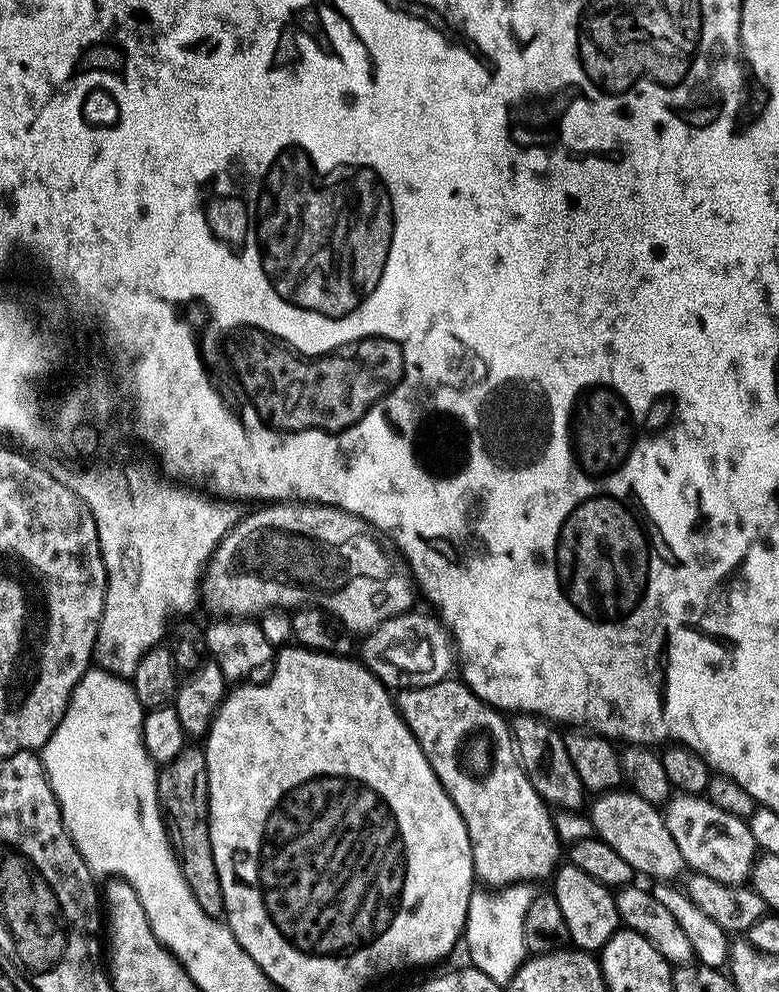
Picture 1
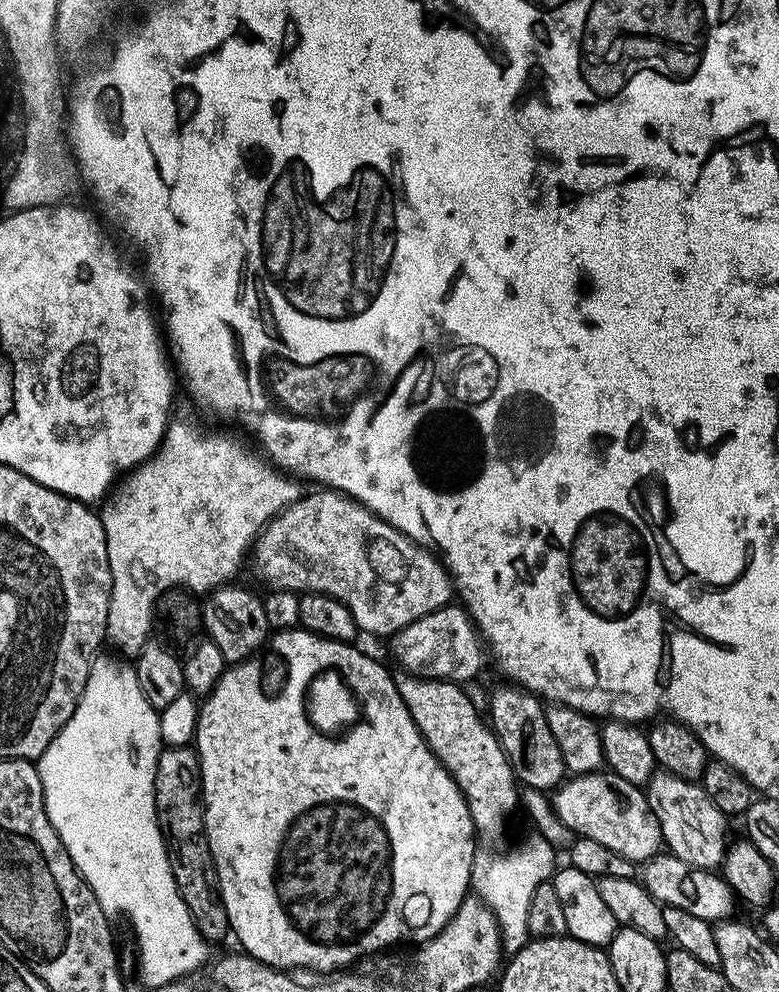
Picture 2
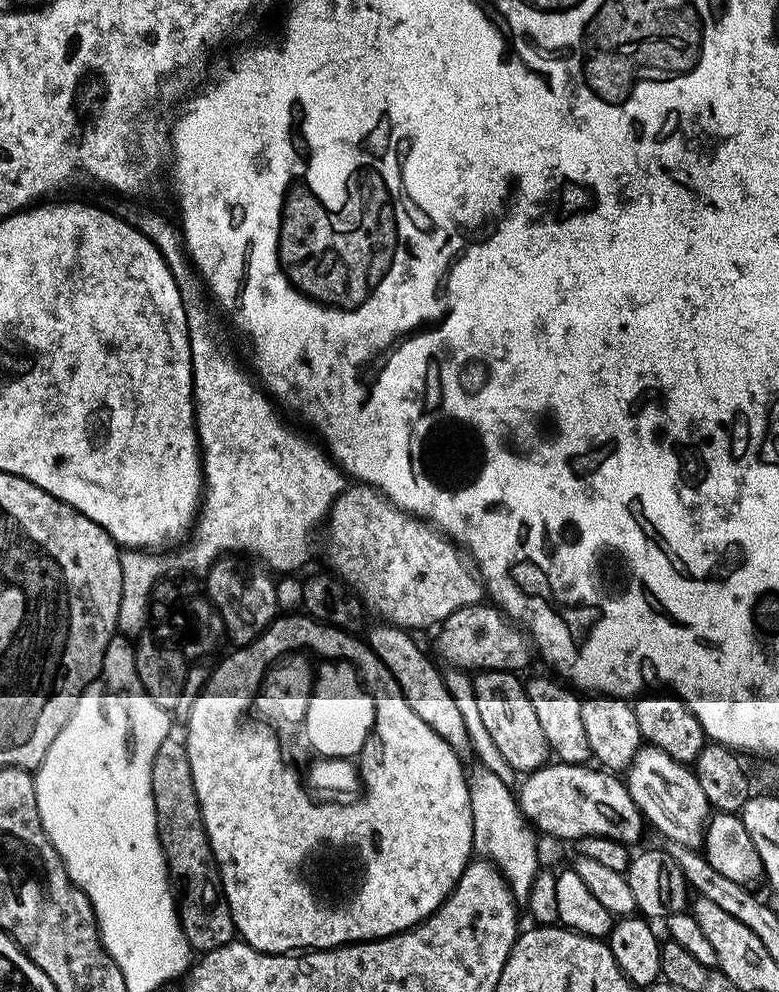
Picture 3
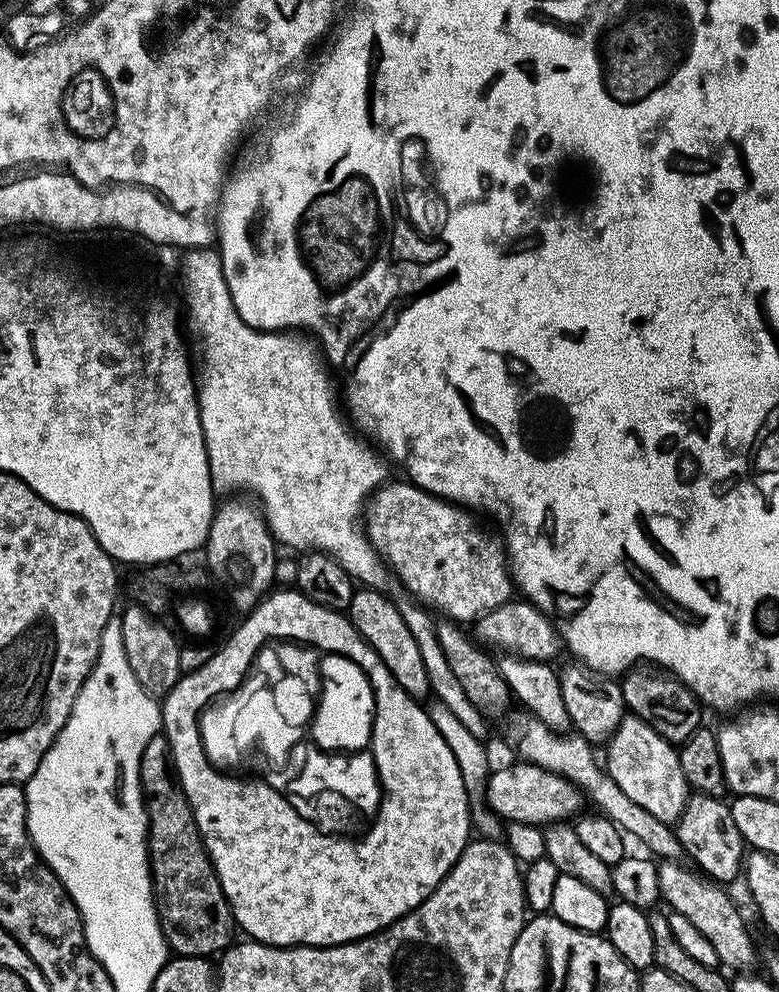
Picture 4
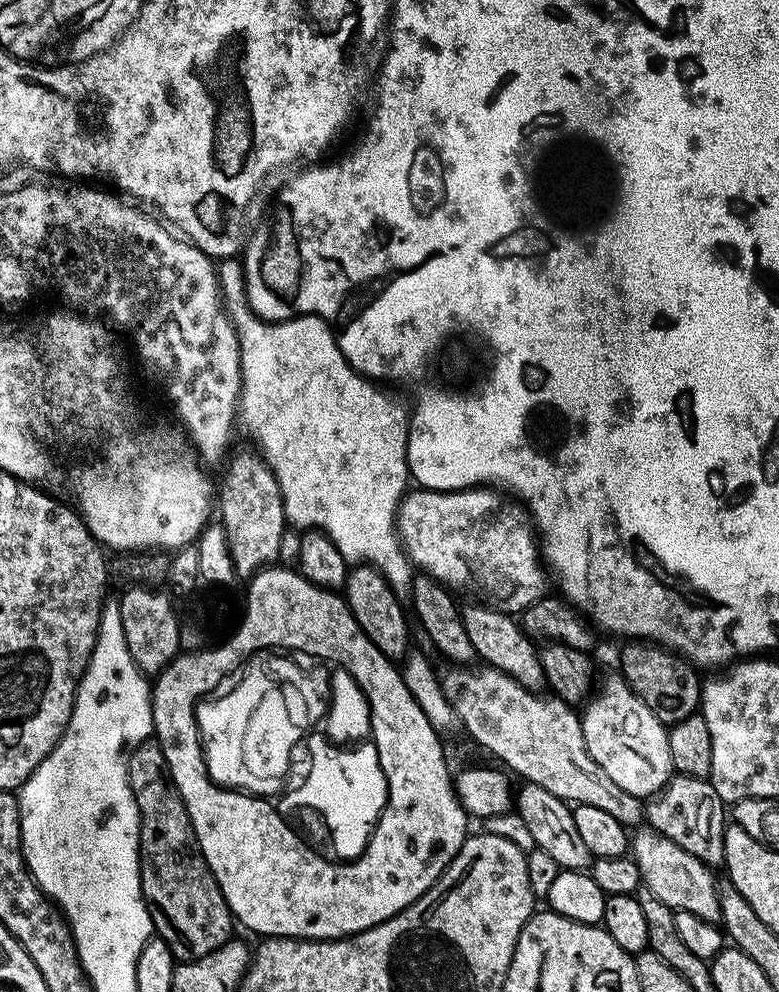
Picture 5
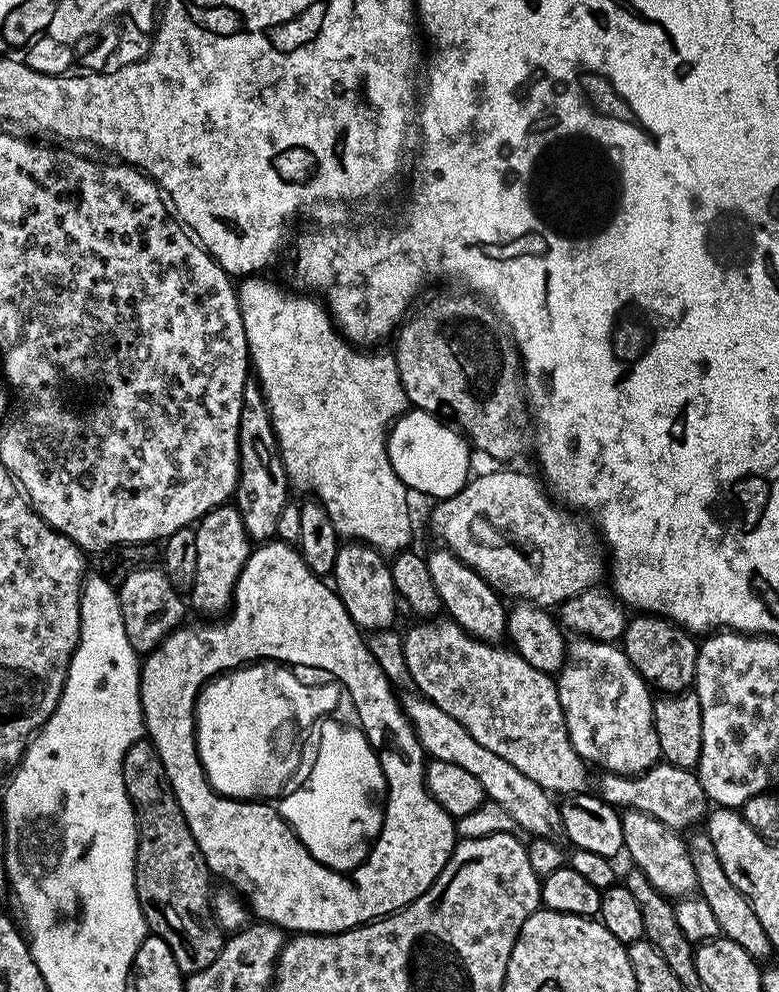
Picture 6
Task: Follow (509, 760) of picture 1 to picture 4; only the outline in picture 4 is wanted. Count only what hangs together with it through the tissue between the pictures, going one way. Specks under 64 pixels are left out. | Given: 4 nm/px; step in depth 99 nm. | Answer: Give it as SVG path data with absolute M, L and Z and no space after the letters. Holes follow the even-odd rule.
M361 587L353 591L352 601L346 610L346 615L351 620L358 634L375 650L378 658L386 662L386 670L394 674L398 686L406 690L411 696L424 698L429 695L428 675L426 666L422 666L422 653L418 650L418 642L410 634L406 622L402 622L402 614L394 606L394 602L373 588Z

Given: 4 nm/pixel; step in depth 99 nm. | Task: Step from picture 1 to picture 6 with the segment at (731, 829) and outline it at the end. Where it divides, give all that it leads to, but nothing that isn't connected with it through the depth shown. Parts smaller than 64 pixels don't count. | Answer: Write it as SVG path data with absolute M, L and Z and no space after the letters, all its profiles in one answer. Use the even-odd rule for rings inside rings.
M573 639L568 645L564 667L558 673L556 689L562 702L570 742L576 753L589 765L597 764L604 772L639 774L661 763L658 734L654 730L654 714L652 713L654 696L650 686L638 674L638 670L630 666L630 658L626 658L623 647L606 641Z

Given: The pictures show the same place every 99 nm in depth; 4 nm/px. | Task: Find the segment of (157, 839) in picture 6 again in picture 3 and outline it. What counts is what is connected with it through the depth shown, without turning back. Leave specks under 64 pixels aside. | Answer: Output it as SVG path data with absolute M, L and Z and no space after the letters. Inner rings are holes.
M169 734L162 746L158 746L150 782L154 794L156 829L164 851L164 862L168 867L168 878L182 930L189 946L197 953L218 950L218 946L226 946L233 940L237 930L228 900L224 897L220 868L216 865L210 838L206 834L198 794L194 790L188 749L183 739L175 740L175 735Z

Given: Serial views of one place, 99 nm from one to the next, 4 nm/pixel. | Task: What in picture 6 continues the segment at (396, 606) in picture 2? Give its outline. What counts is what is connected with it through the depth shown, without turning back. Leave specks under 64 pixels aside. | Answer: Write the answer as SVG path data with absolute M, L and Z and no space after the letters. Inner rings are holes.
M524 472L473 475L464 488L458 490L458 494L433 503L432 532L443 547L473 568L501 597L516 596L512 598L552 610L565 600L600 584L600 575L606 572L606 552L597 529L587 519L571 511L560 513L557 501L549 495L545 485L533 476L527 476Z

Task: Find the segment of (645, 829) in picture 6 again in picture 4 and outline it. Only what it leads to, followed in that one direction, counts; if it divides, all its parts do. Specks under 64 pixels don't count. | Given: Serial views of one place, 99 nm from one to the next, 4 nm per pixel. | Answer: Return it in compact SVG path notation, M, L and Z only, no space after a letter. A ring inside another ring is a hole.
M664 862L659 865L660 895L663 903L668 903L667 907L671 911L683 914L701 934L706 934L710 946L714 946L714 951L717 952L720 963L725 969L751 969L748 967L755 960L757 963L758 952L756 956L755 950L752 949L752 940L744 929L743 914L736 909L735 902L724 893L727 891L717 881L691 867L683 868L682 865L680 862Z

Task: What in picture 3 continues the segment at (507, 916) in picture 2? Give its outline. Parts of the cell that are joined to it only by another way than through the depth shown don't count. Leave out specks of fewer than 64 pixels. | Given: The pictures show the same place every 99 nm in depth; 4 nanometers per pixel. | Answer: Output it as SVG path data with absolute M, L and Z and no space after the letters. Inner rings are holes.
M477 767L476 773L470 776L470 791L472 793L472 851L477 857L491 860L496 869L504 875L506 882L512 888L517 901L527 901L530 894L530 886L534 882L536 873L541 871L538 862L538 846L536 845L537 833L533 825L520 810L520 801L514 795L513 789L507 788L495 774L484 767Z

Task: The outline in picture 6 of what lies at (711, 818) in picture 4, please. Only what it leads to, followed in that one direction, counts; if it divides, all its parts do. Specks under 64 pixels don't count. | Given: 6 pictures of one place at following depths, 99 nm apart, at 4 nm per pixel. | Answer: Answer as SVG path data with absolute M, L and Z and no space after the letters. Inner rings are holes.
M667 762L655 764L639 774L604 772L601 775L598 795L601 800L617 810L635 810L658 818L668 828L692 830L705 819L710 811L710 801L702 790L699 775L691 768L679 768Z

